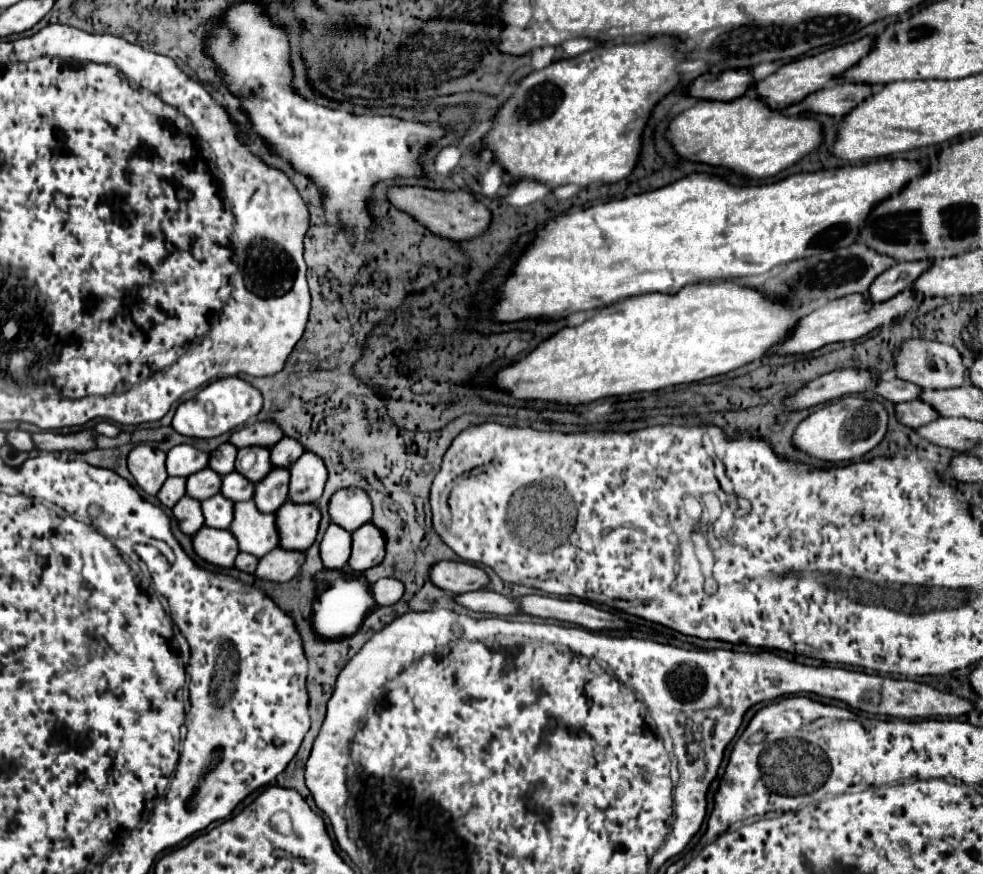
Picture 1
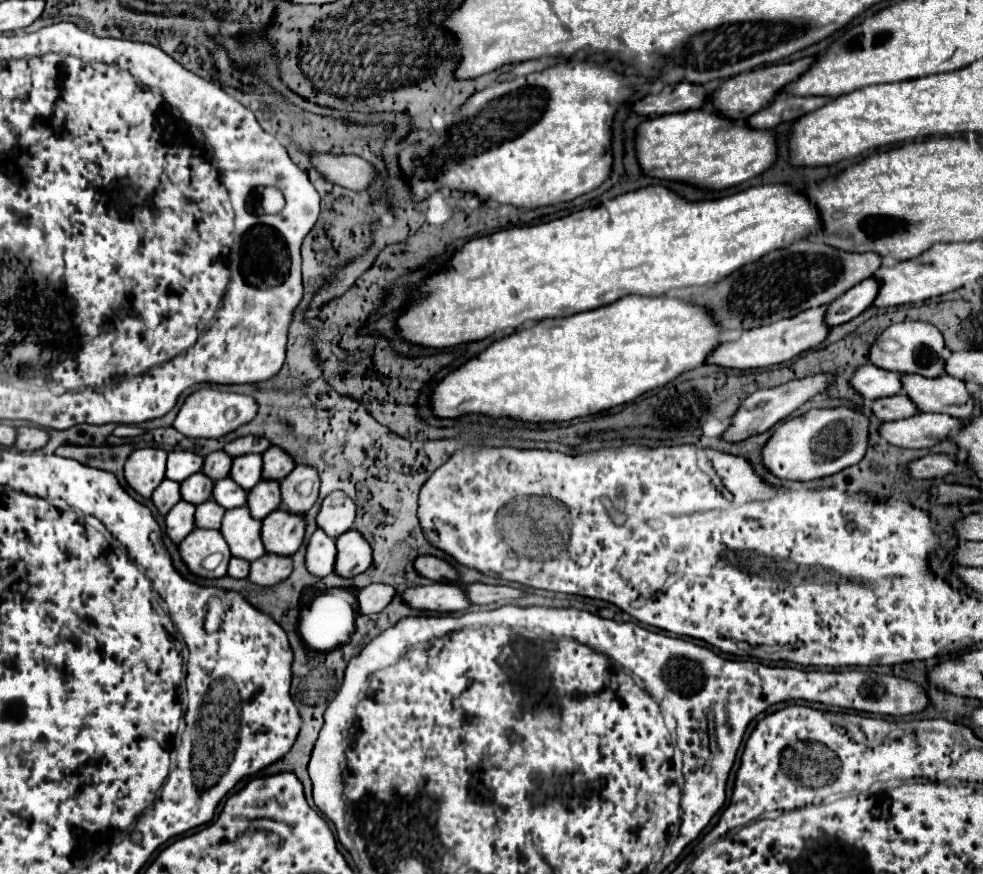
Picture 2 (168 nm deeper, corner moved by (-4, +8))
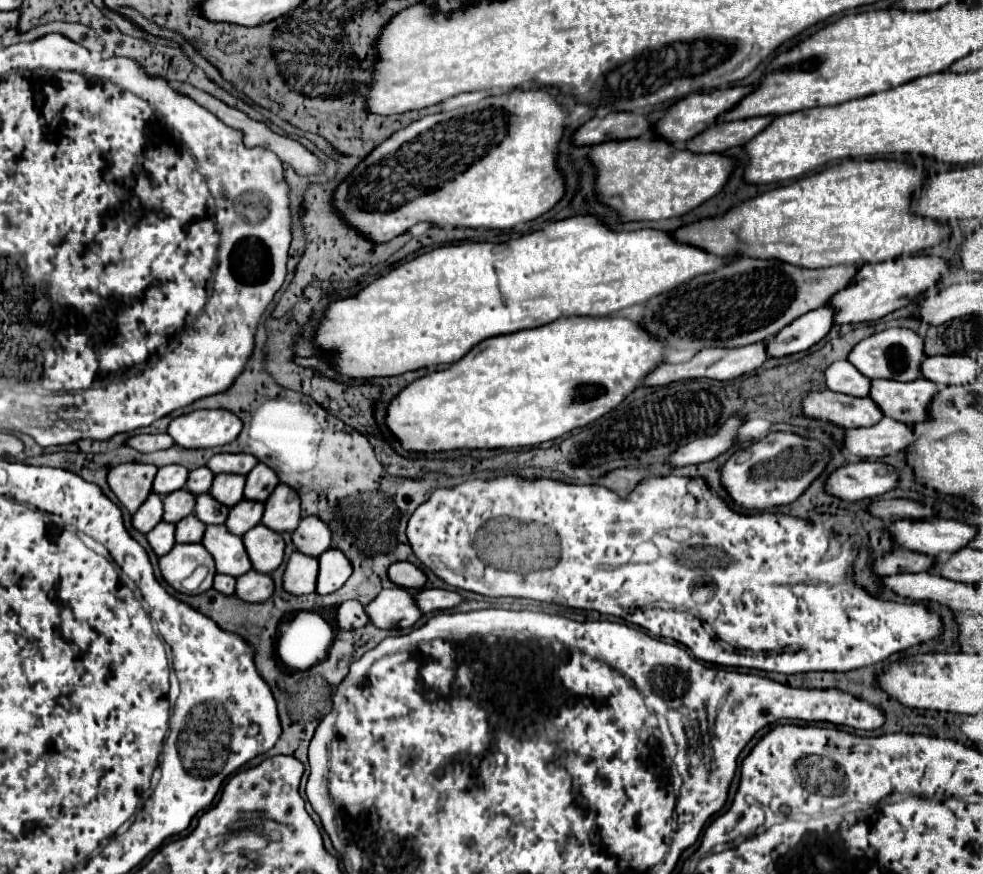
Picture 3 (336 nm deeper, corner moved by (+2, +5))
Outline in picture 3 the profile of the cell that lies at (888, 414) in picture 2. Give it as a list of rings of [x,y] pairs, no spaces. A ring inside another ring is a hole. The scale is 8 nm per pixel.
[[[829,389],[809,391],[801,401],[801,411],[805,417],[829,421],[843,429],[869,427],[883,417],[879,407],[869,397],[857,399]]]

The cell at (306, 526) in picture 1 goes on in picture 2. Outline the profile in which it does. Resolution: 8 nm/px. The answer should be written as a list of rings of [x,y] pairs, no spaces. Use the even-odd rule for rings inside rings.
[[[285,508],[271,512],[263,520],[263,544],[267,552],[275,552],[279,556],[291,556],[299,550],[305,536],[305,516],[293,514]]]

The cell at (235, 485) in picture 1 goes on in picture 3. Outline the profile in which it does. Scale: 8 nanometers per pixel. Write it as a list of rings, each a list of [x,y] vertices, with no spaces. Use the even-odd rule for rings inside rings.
[[[209,493],[199,495],[195,503],[195,517],[205,525],[221,525],[225,523],[225,515],[229,515],[227,507],[221,507]]]

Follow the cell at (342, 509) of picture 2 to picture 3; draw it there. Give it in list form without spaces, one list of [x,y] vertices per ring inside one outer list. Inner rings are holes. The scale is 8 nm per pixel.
[[[305,517],[301,519],[299,527],[293,531],[291,539],[297,551],[311,555],[311,557],[319,557],[331,545],[331,531],[327,523],[323,523],[321,519]]]

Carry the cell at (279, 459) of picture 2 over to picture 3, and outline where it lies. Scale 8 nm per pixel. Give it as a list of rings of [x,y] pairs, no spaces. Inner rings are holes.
[[[257,463],[253,471],[245,477],[245,491],[243,497],[247,501],[265,501],[277,485],[277,475],[265,463]]]

